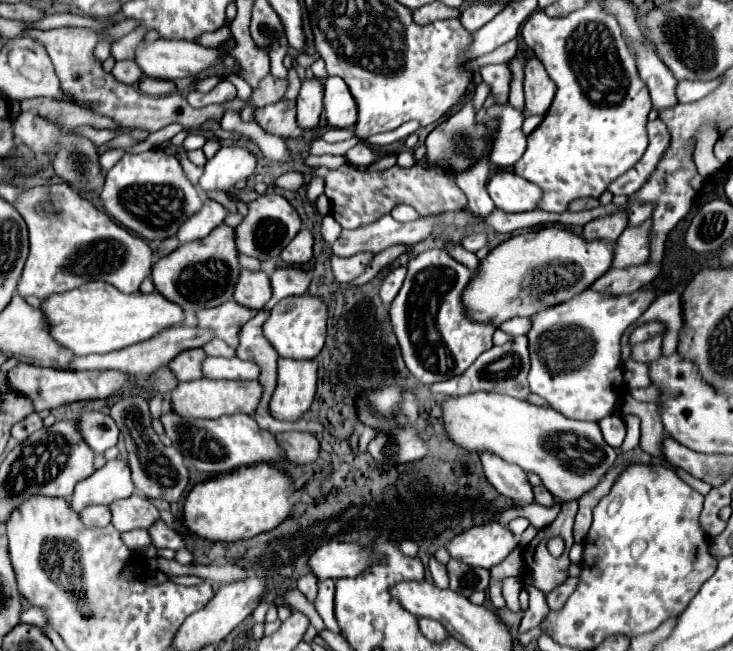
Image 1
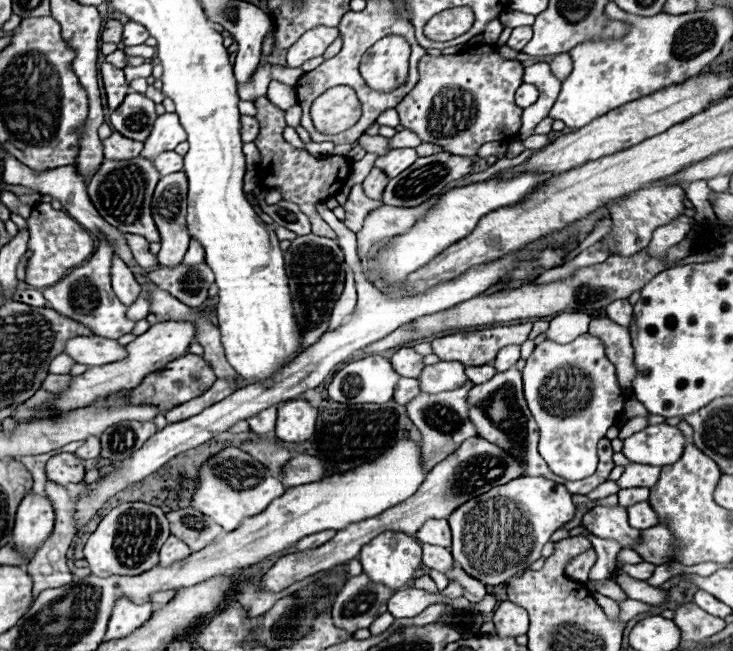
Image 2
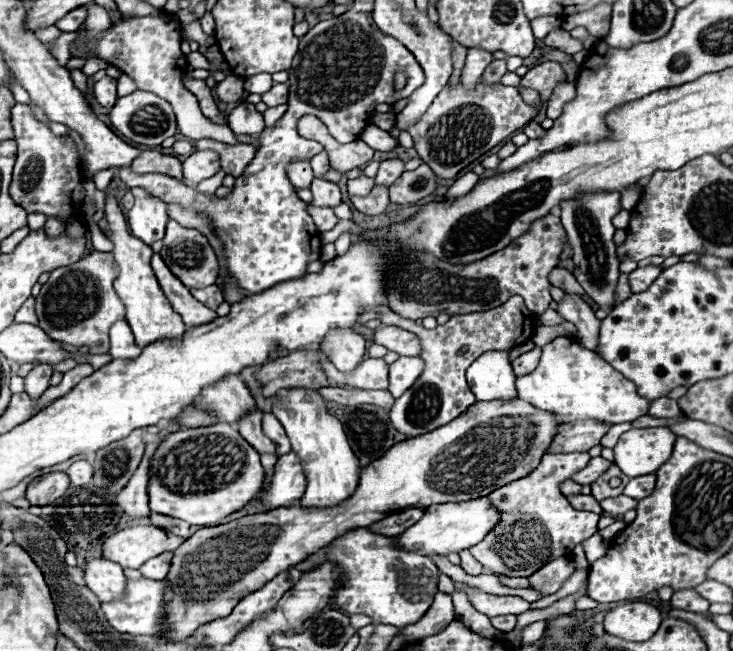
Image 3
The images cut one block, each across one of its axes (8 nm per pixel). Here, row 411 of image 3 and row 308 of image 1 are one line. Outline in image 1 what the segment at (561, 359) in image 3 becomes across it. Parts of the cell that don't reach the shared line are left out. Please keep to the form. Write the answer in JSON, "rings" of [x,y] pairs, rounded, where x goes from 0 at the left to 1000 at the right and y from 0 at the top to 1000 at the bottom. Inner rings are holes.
{"rings":[[[799,442],[783,458],[748,470],[729,485],[723,485],[723,510],[720,510],[720,538],[723,538],[723,602],[739,608],[756,630],[767,633],[780,645],[808,645],[816,648],[832,639],[851,602],[849,581],[849,547],[846,547],[846,522],[859,498],[865,498],[884,470],[895,461],[895,449],[870,445],[862,452],[835,452],[816,449],[810,442]]]}

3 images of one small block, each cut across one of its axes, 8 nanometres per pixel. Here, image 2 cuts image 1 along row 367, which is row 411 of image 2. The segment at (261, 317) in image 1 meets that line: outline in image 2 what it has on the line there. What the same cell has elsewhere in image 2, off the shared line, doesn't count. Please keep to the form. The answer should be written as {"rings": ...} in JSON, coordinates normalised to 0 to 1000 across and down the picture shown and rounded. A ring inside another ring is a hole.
{"rings":[[[377,624],[363,627],[360,633],[352,633],[349,639],[341,639],[338,651],[341,651],[341,661],[347,667],[366,667],[366,664],[371,664],[374,651],[377,651]]]}

